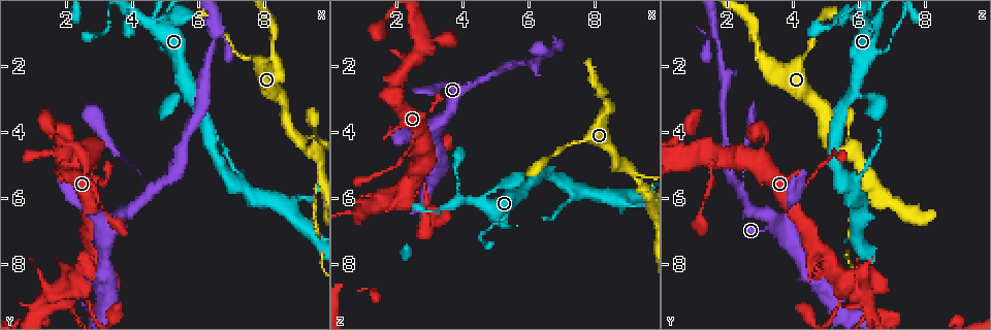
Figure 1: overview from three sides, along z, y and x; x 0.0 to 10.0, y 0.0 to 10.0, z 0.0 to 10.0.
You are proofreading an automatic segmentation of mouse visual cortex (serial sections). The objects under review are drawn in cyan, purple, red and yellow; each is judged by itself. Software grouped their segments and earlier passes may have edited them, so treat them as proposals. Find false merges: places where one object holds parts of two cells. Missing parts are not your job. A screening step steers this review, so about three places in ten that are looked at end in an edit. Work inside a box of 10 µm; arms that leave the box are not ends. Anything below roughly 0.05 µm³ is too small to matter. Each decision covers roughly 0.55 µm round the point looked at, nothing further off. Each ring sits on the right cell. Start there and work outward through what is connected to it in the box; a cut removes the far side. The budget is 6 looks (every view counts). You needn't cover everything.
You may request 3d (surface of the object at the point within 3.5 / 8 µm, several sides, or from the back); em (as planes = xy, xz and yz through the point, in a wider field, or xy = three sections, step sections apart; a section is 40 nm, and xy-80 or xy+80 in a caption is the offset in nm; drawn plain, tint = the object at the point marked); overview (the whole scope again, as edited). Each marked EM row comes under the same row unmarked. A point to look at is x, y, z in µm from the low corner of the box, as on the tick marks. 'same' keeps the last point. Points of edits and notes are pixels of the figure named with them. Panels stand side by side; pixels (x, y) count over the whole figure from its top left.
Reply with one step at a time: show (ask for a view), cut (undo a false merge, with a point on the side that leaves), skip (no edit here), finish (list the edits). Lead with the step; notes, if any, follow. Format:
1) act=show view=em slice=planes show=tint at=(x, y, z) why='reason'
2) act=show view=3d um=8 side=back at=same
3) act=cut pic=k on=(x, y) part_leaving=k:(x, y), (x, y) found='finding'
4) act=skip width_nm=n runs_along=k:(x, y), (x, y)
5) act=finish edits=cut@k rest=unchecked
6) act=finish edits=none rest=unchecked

act=show view=3d um=3.5 at=(9.15, 4.40, 5.10) why='calibre changes'

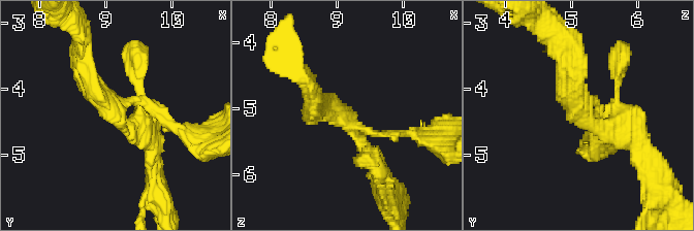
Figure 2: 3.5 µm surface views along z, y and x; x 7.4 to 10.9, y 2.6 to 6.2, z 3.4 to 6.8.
act=skip arm_widths_nm=150,250,350 runs_along=2:(565, 55), (586, 118), (631, 133) found='one cell here'

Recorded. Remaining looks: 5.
act=show view=3d um=8 at=(4.55, 5.85, 2.40) why='three arms meet'

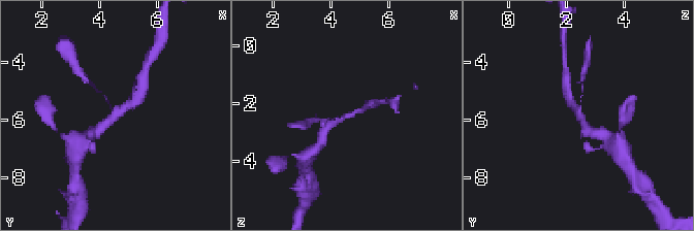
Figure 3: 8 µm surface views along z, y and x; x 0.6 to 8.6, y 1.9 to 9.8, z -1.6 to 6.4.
act=show view=em slice=planes show=tint at=same arms=3 arm_widths_nm=100,200,300

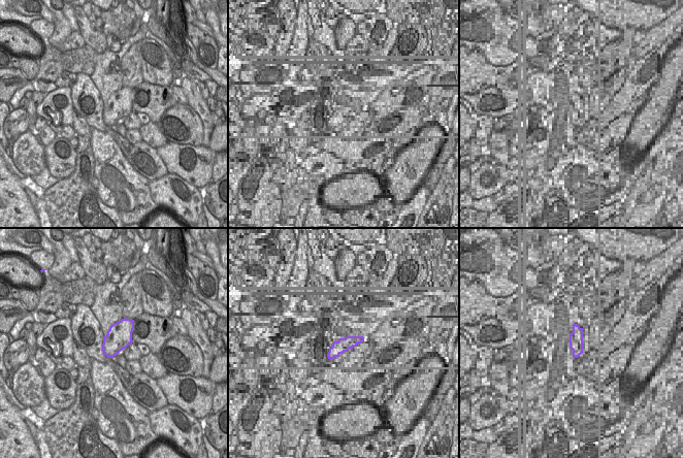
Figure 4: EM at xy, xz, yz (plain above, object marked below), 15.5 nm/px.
act=skip runs_along=3:(94, 132), (137, 97) found='continuous, no second cell'

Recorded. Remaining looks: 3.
act=show view=3d um=3.5 at=(3.85, 0.60, 5.30) why='a narrow waist'

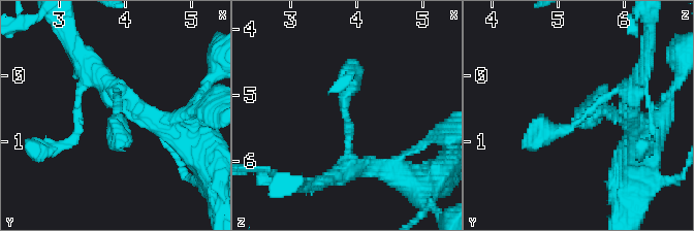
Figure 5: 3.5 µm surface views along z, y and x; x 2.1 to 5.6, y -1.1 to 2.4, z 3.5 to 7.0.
act=show view=em slice=xy step=5 show=tint at=(3.90, 0.65, 5.30)

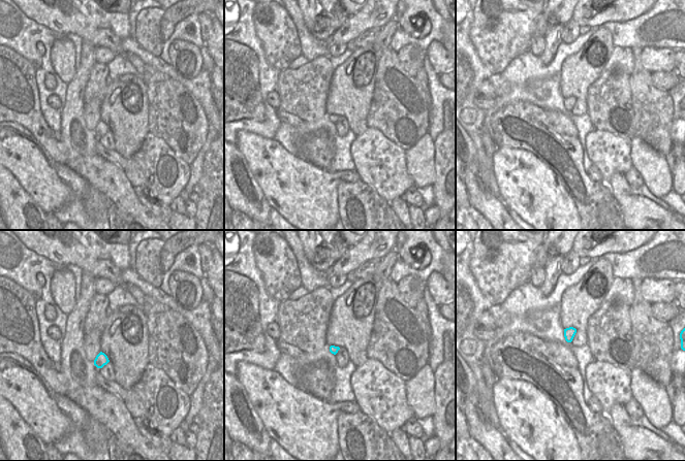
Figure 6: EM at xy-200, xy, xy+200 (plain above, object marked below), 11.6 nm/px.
act=show view=em slice=xy step=1 show=tint at=same

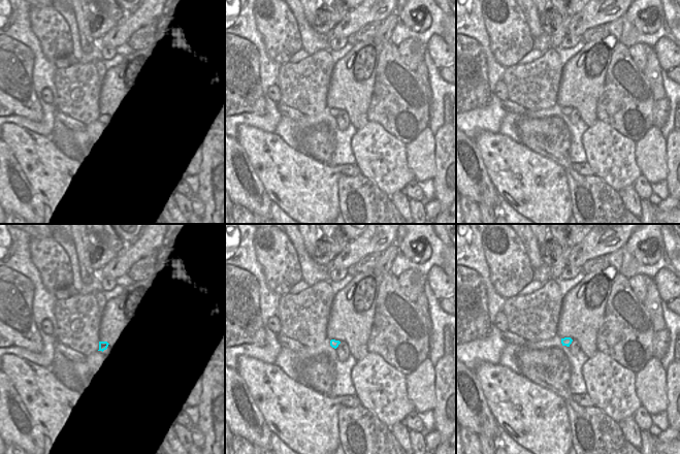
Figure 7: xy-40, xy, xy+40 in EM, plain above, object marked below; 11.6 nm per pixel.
act=skip width_nm=100 runs_along=5:(633, 99), (614, 90), (570, 128), (525, 143) found='continuous, no second cell'

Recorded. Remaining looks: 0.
act=finish edits=none rest=unchecked

